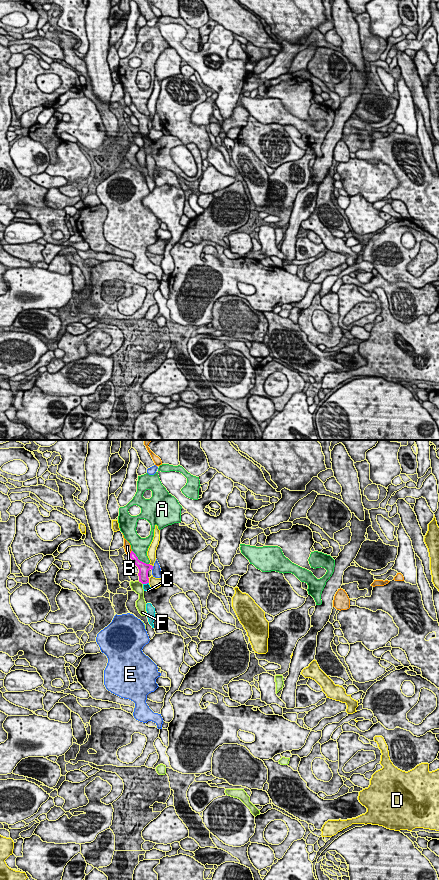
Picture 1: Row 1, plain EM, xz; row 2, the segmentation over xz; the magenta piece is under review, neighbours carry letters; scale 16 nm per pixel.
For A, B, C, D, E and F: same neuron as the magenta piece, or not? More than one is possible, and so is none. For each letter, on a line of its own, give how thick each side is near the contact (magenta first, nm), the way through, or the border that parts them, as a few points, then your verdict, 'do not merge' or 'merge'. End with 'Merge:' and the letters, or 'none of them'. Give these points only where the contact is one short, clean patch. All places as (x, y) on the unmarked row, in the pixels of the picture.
A: 160/280 nm | do not merge
B: 120/120 nm | do not merge
C: 160/120 nm | along xz (148, 134), (143, 136) | do not merge
D: 160/170 nm | along xz (148, 130), (149, 134) | do not merge
E: 160/160 nm | along xz (153, 118), (151, 121) | do not merge
F: 160/170 nm | along xz (138, 133), (142, 136) | do not merge
Merge: none of them

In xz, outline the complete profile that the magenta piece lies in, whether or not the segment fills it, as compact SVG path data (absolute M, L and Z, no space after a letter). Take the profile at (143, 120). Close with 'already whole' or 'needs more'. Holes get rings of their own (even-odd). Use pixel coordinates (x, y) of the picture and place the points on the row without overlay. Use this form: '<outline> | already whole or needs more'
M131 103L131 105L129 106L130 110L132 111L133 115L138 119L139 121L139 134L141 134L142 136L147 136L149 135L149 130L148 130L148 123L151 121L153 121L153 118L150 116L146 116L142 113L140 113L138 111L138 109L136 108L136 106Z | already whole

